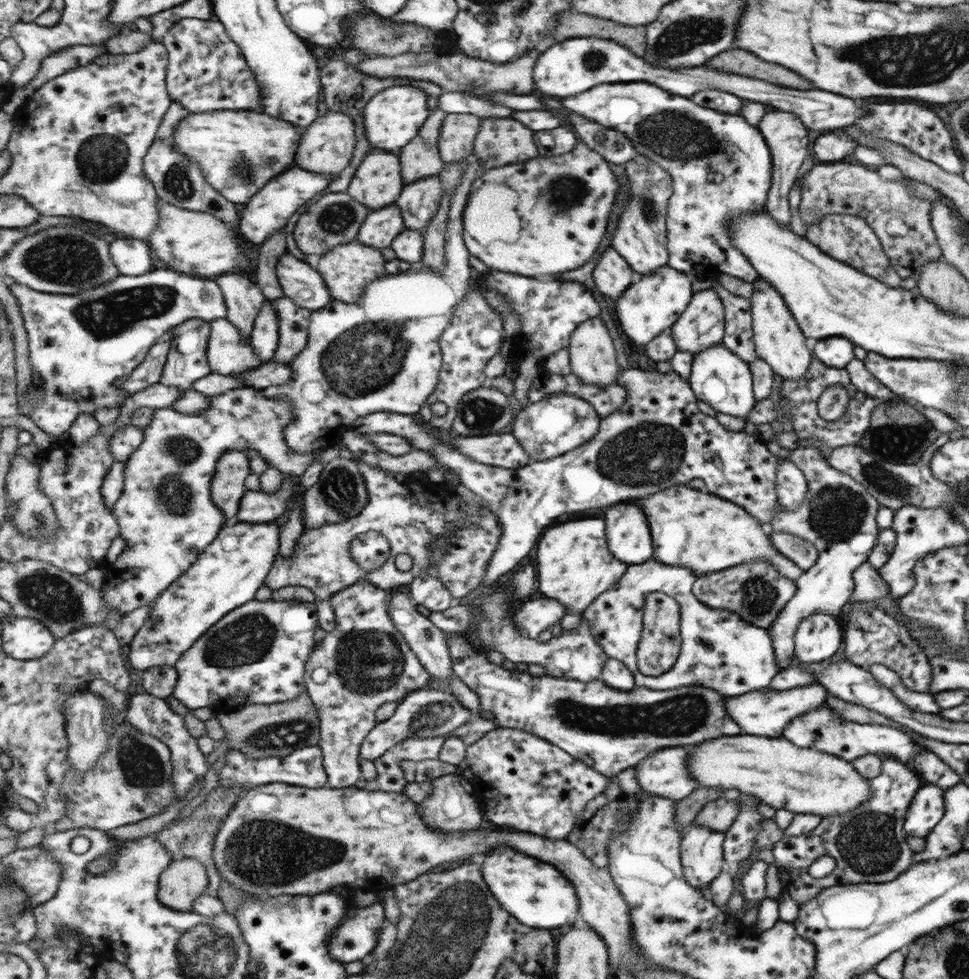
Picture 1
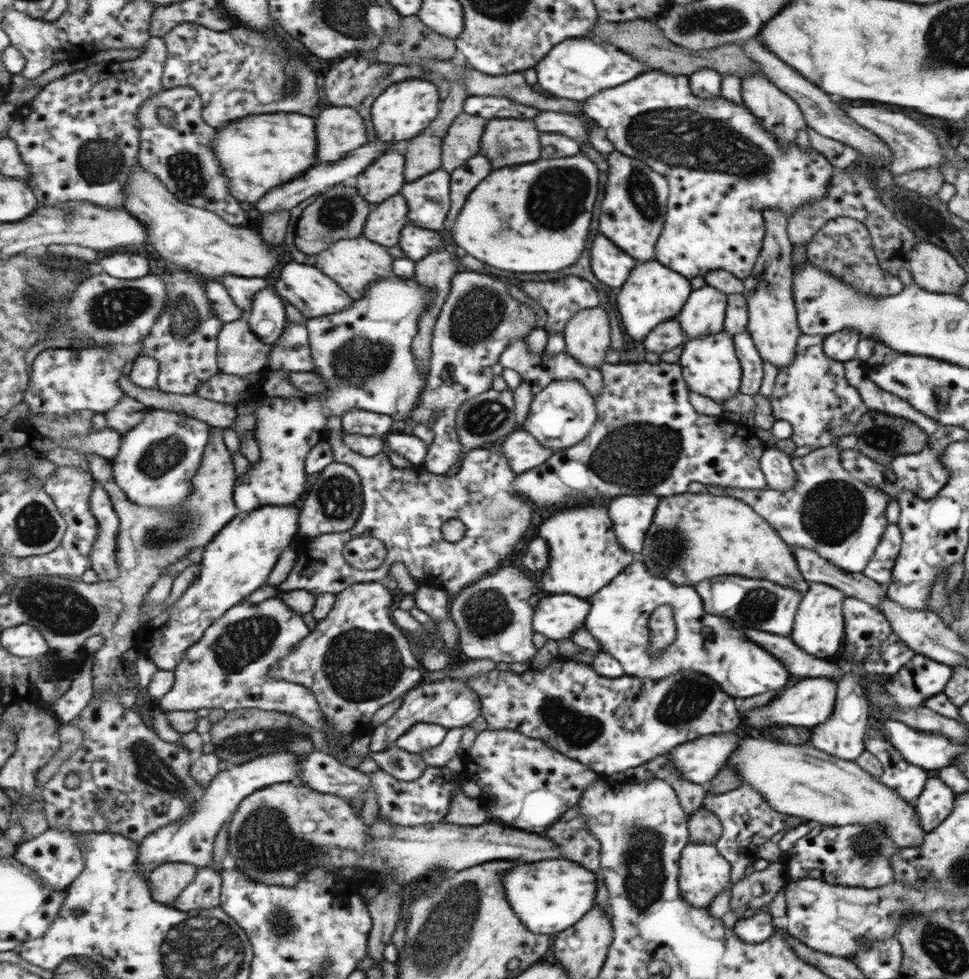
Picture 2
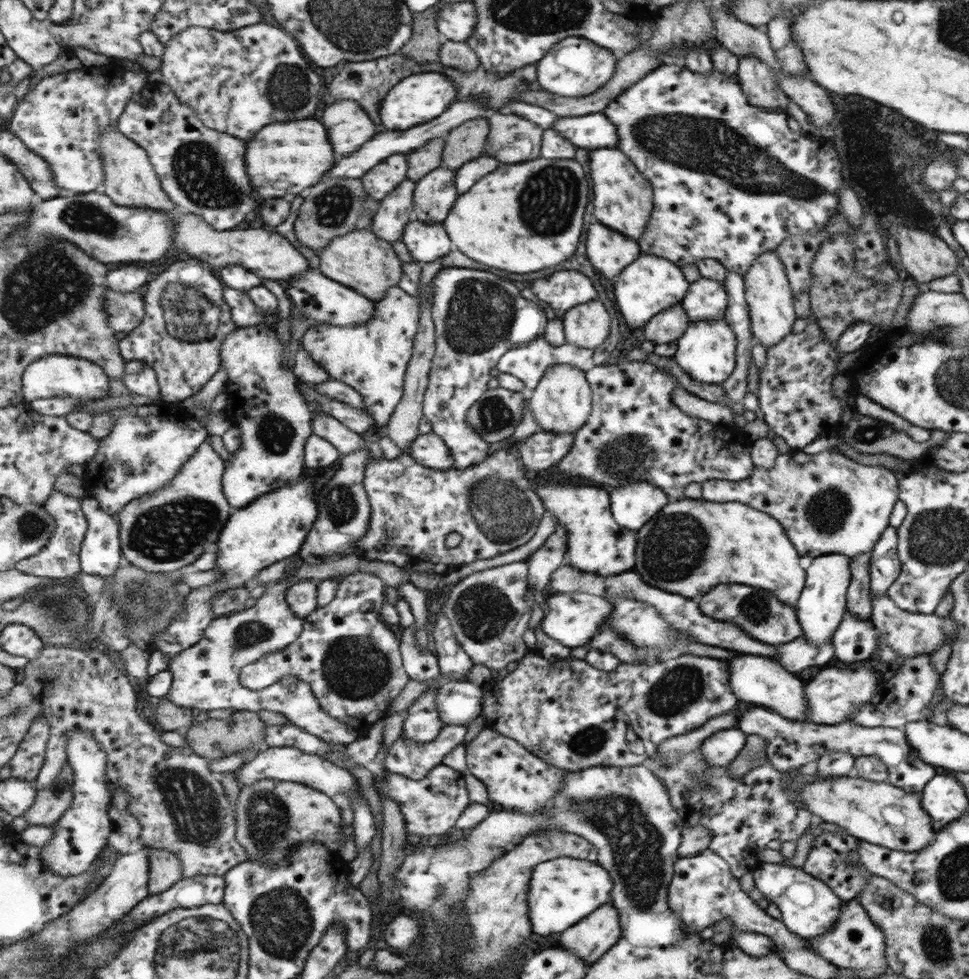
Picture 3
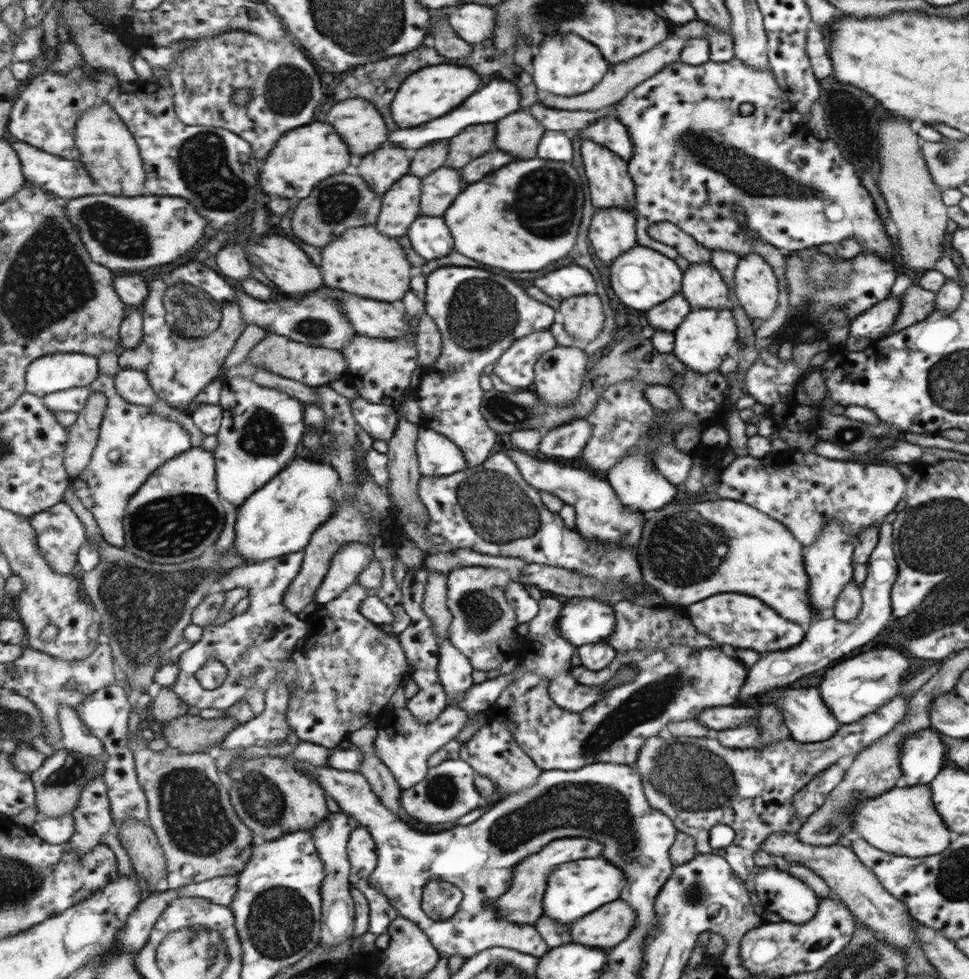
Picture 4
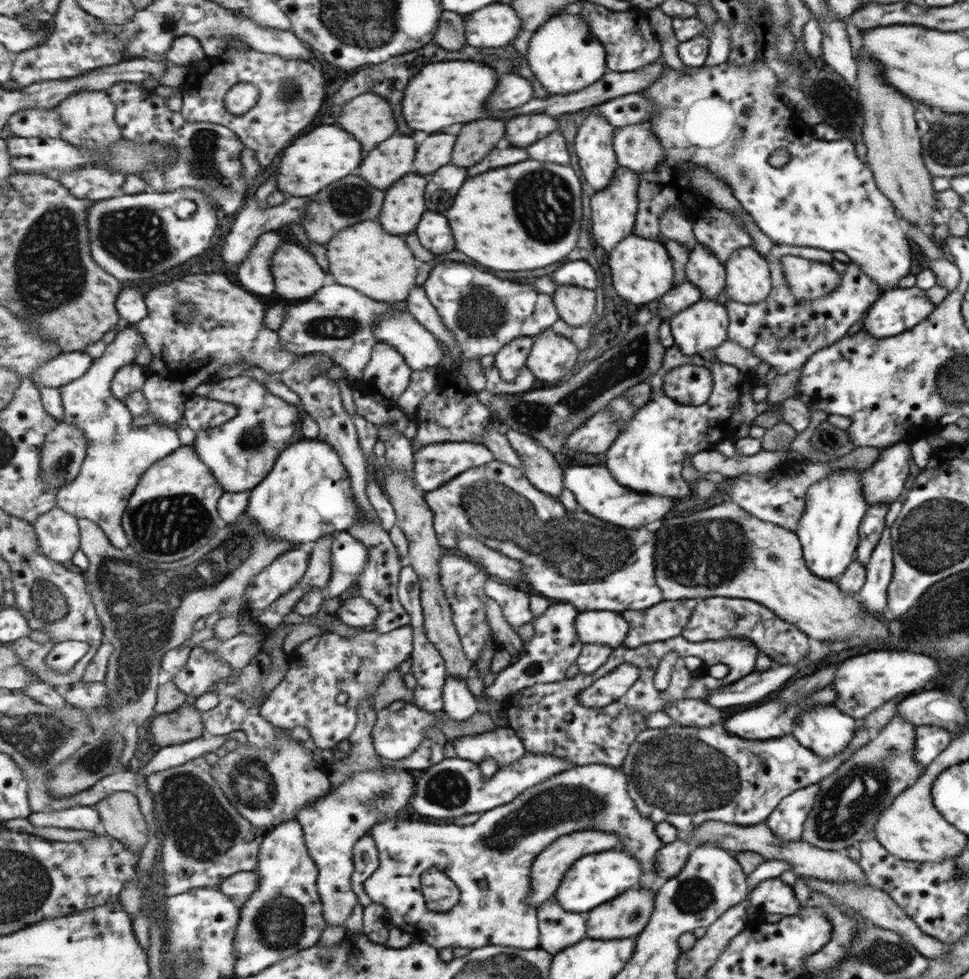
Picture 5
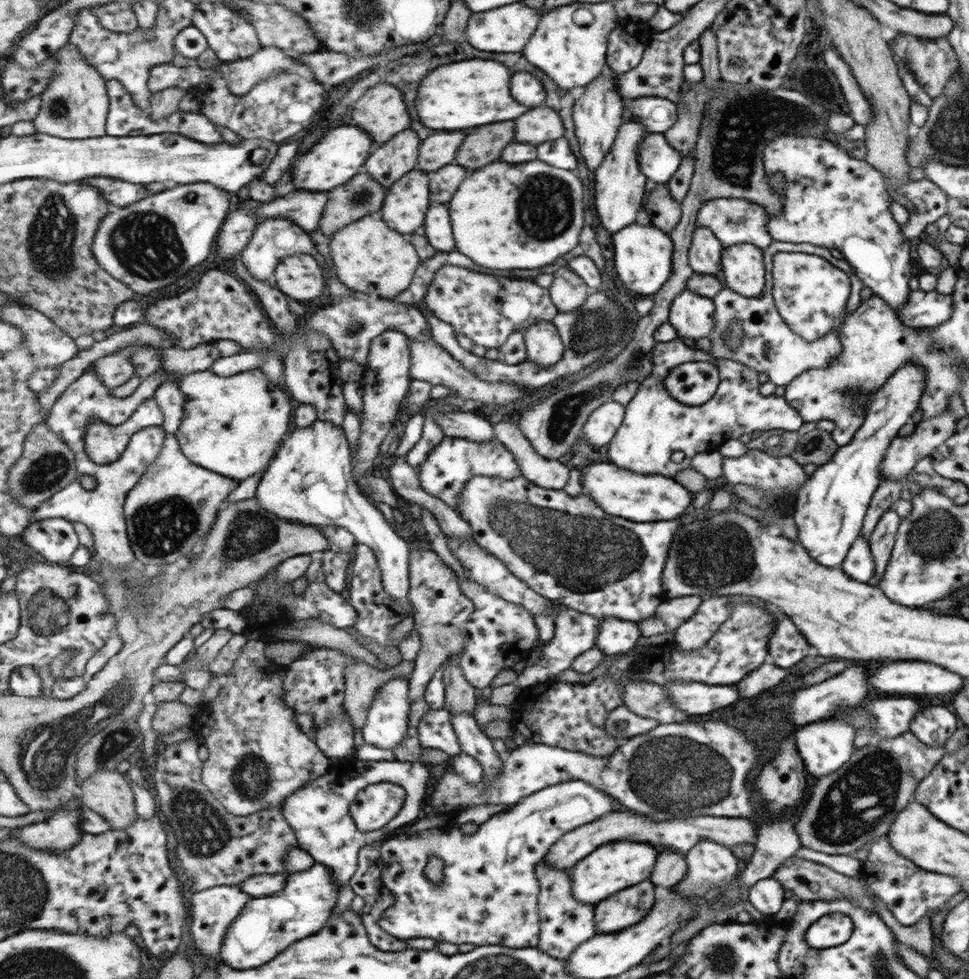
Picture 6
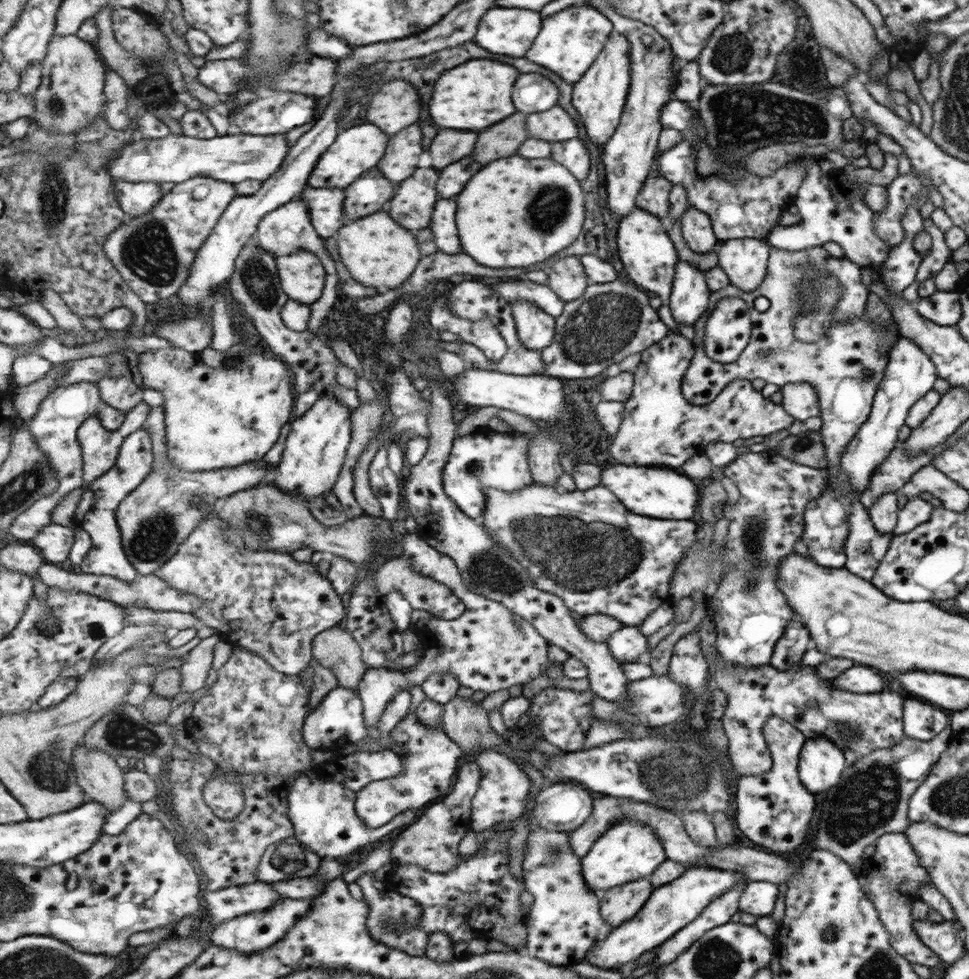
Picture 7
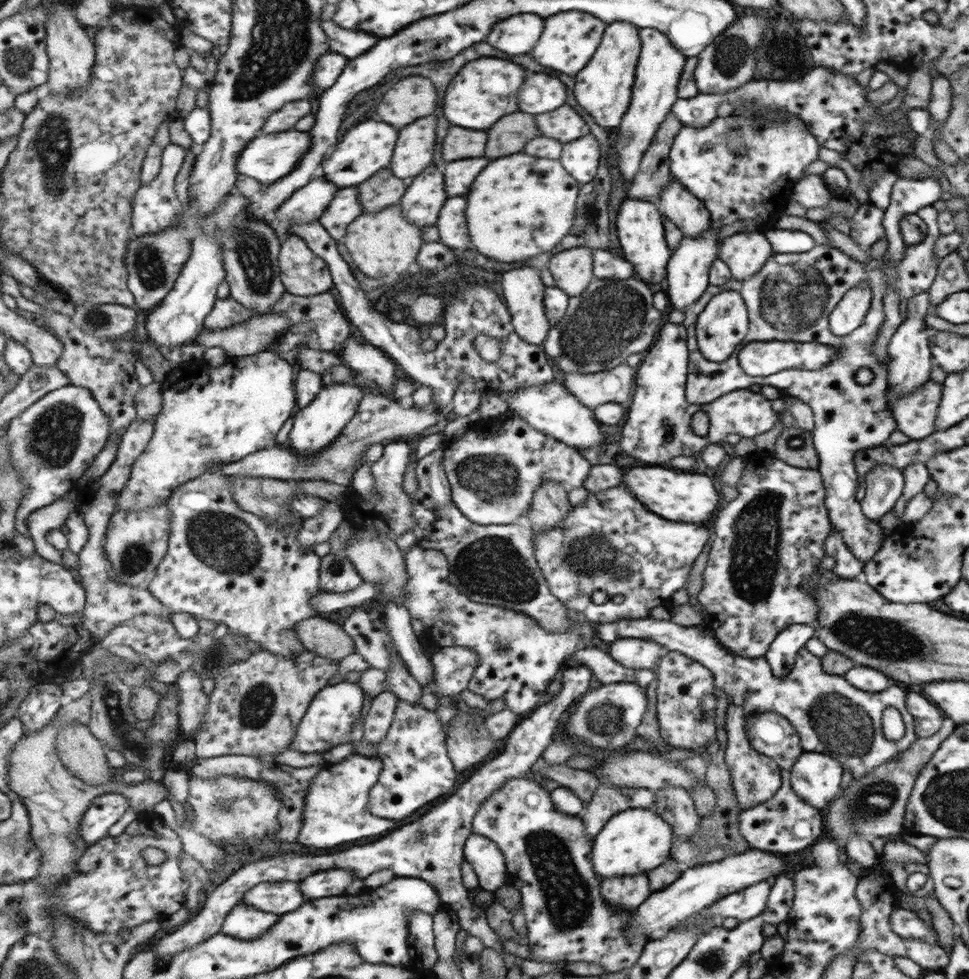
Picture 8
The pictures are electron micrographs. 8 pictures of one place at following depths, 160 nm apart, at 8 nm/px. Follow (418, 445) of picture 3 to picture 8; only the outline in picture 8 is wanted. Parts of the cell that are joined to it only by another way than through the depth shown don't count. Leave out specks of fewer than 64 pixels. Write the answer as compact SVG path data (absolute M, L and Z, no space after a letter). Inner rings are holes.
M511 410L500 417L479 419L460 439L447 442L446 450L446 472L454 503L469 520L483 525L517 522L532 509L535 491L543 482L554 480L566 490L577 488L582 486L590 468L589 462L576 449L539 432L525 417Z

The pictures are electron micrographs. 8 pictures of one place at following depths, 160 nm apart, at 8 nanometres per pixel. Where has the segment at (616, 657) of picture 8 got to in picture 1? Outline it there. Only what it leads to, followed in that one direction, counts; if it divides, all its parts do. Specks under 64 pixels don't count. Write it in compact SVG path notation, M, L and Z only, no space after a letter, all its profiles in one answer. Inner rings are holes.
M544 597L531 600L514 613L516 628L519 627L524 635L535 639L539 632L551 629L555 622L560 622L566 612L555 600Z

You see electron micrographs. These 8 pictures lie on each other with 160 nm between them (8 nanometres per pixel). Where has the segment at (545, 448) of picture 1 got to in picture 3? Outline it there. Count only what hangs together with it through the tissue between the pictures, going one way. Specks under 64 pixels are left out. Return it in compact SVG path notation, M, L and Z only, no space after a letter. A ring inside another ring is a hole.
M553 364L547 366L542 377L535 391L528 393L529 407L538 424L538 430L567 434L581 429L590 416L593 405L593 391L586 381L585 372L569 364Z

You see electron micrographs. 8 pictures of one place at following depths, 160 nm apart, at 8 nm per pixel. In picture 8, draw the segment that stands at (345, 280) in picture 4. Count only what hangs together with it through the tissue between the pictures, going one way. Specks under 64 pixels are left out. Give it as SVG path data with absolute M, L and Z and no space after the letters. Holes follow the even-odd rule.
M400 204L387 207L375 214L364 212L363 216L359 216L349 225L348 230L349 234L345 236L347 238L345 244L353 260L361 268L359 272L365 272L367 276L373 276L373 278L381 279L389 272L396 272L401 276L415 269L418 262L417 254L425 243L423 232L421 232L422 227L411 224L411 221L406 219Z

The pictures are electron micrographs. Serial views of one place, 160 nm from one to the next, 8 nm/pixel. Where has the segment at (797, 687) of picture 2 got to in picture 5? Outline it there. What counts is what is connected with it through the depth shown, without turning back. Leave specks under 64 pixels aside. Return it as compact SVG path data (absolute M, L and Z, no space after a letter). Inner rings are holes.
M893 648L889 652L871 652L855 656L845 660L835 670L835 678L831 684L836 694L834 706L847 716L860 719L899 694L921 690L933 680L935 674L937 674L937 664L923 654L909 654L907 651Z

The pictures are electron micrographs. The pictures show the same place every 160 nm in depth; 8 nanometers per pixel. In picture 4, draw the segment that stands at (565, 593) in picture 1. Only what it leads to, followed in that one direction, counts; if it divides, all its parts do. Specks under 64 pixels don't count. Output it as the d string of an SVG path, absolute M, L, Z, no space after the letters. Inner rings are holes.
M515 447L507 449L505 453L519 466L519 471L529 484L541 492L554 494L562 500L563 504L574 508L575 528L584 539L595 539L602 543L617 543L630 547L638 544L645 522L643 515L625 508L609 482L605 482L603 478L597 478L597 474L593 476L578 468L555 464L557 460L540 461Z

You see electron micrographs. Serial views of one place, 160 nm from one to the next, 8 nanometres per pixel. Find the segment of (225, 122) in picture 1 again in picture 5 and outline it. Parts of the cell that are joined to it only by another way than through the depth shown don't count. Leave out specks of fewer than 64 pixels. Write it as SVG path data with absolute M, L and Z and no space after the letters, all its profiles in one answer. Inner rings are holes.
M319 126L307 136L295 140L293 146L287 147L277 170L278 190L293 197L309 197L321 192L331 182L337 182L353 174L363 162L363 146L355 136L339 126Z

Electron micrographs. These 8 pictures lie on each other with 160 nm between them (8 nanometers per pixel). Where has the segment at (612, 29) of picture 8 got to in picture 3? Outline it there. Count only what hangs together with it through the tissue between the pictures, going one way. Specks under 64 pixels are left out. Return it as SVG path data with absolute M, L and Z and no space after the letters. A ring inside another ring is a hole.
M598 148L588 151L588 171L593 193L592 215L615 232L637 240L643 236L653 212L653 188L650 181L637 171L634 163L617 148Z

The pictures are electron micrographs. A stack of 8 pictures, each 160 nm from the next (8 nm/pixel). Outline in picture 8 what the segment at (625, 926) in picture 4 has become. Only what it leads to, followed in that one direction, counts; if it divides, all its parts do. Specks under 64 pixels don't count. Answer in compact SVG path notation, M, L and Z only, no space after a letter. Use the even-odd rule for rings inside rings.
M645 874L601 880L602 899L612 907L629 912L649 898L649 889Z

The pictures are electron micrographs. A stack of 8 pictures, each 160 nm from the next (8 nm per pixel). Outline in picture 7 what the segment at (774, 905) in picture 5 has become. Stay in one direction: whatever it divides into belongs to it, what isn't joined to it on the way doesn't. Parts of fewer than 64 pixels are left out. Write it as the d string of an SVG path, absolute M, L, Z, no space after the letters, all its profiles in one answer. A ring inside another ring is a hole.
M747 881L738 900L738 910L753 916L769 916L777 900L777 885L769 882Z

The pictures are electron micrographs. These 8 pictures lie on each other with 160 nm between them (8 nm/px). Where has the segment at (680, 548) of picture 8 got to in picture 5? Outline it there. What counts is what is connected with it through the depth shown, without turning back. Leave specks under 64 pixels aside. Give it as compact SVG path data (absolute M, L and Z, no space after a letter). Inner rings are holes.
M499 460L471 468L441 488L425 491L424 497L434 512L434 527L444 550L457 549L460 536L477 537L489 548L522 562L524 580L532 593L571 604L578 612L643 611L662 601L662 591L653 574L653 568L657 568L653 556L657 544L652 526L628 529L596 519L583 509L568 511L555 497L539 492L524 472Z

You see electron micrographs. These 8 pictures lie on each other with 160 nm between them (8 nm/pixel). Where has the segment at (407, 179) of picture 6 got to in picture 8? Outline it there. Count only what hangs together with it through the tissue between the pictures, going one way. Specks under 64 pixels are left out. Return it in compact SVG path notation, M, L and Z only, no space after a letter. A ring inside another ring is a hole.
M431 166L410 181L400 205L407 220L426 227L438 224L445 200L445 176L437 166Z

